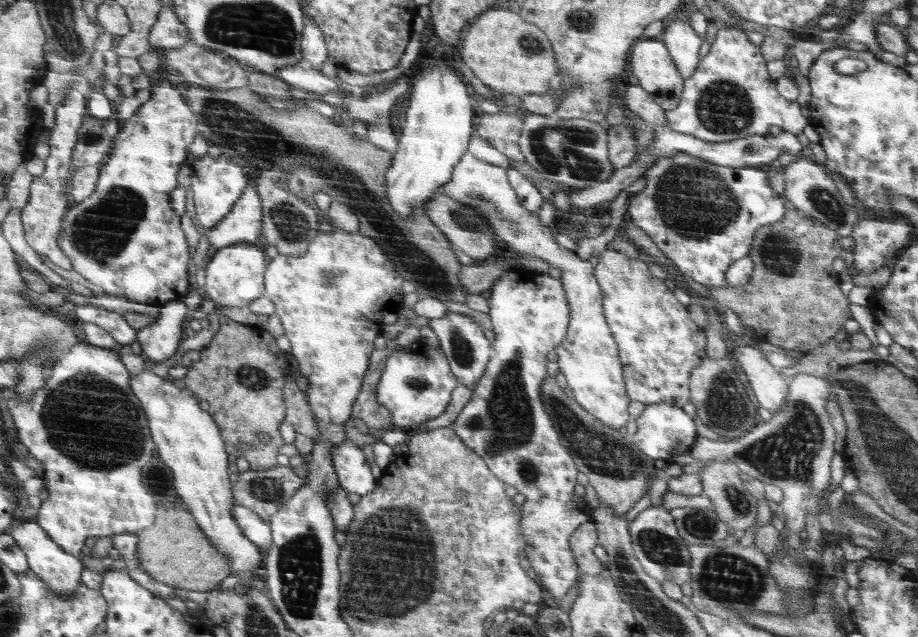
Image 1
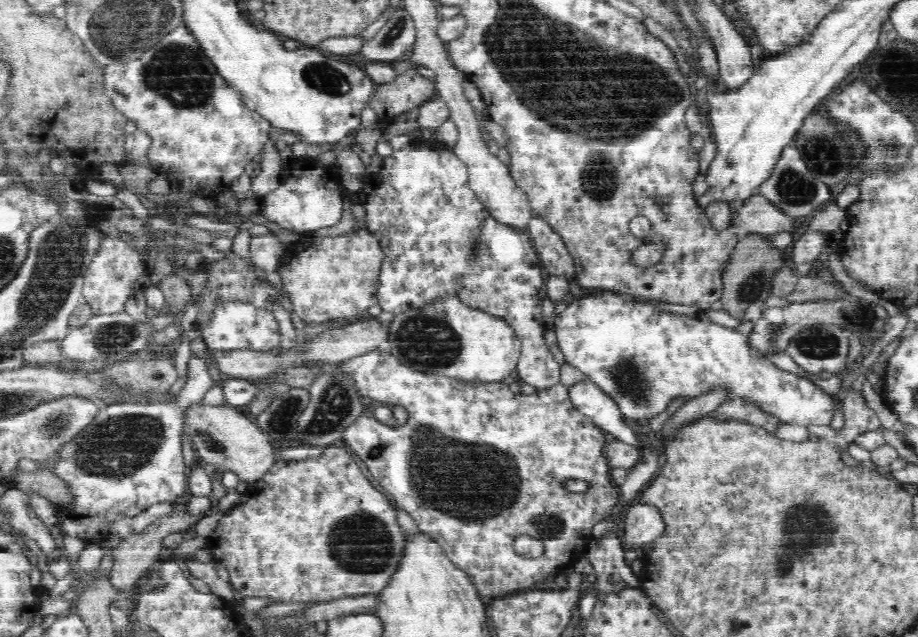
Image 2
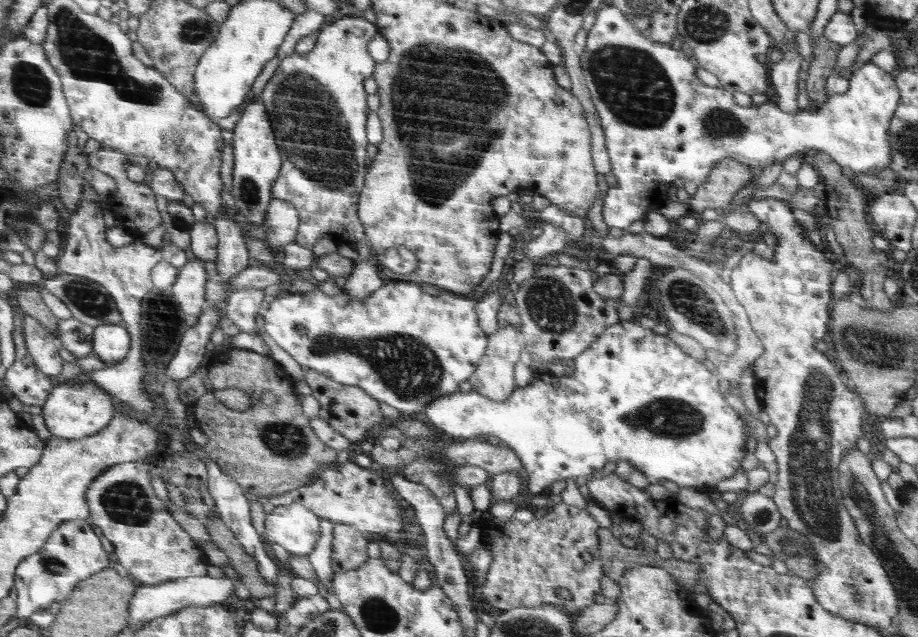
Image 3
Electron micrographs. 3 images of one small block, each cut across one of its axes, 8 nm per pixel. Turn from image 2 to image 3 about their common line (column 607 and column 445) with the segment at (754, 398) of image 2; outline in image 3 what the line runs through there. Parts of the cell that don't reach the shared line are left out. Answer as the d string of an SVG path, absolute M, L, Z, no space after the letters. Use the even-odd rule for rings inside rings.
M387 280L378 290L374 290L370 296L366 296L364 300L358 300L358 298L344 293L330 296L319 289L306 293L299 293L288 289L286 292L276 296L274 301L268 304L268 309L262 311L262 315L264 317L264 329L266 329L266 333L272 337L272 340L279 347L282 347L290 354L298 364L317 370L324 374L324 376L343 385L360 387L368 395L374 397L376 401L382 401L398 409L401 414L422 416L425 413L425 408L428 408L429 404L432 404L438 397L449 396L455 391L458 392L460 382L469 380L470 375L474 374L474 371L480 366L480 358L484 358L485 356L484 348L488 348L486 346L486 334L478 326L474 304L475 302L472 302L472 298L468 300L468 298L450 291L441 290L438 296L433 296L422 292L422 288L418 286L418 283Z

